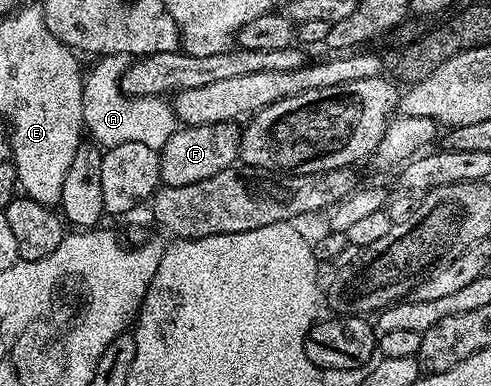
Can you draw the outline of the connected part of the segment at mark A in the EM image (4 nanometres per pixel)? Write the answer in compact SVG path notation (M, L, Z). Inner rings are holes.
M101 55L95 62L97 64L92 73L87 73L82 90L82 114L87 135L104 150L124 142L142 142L157 150L164 148L178 127L175 107L159 96L130 96L124 91L121 84L130 65L127 55Z

